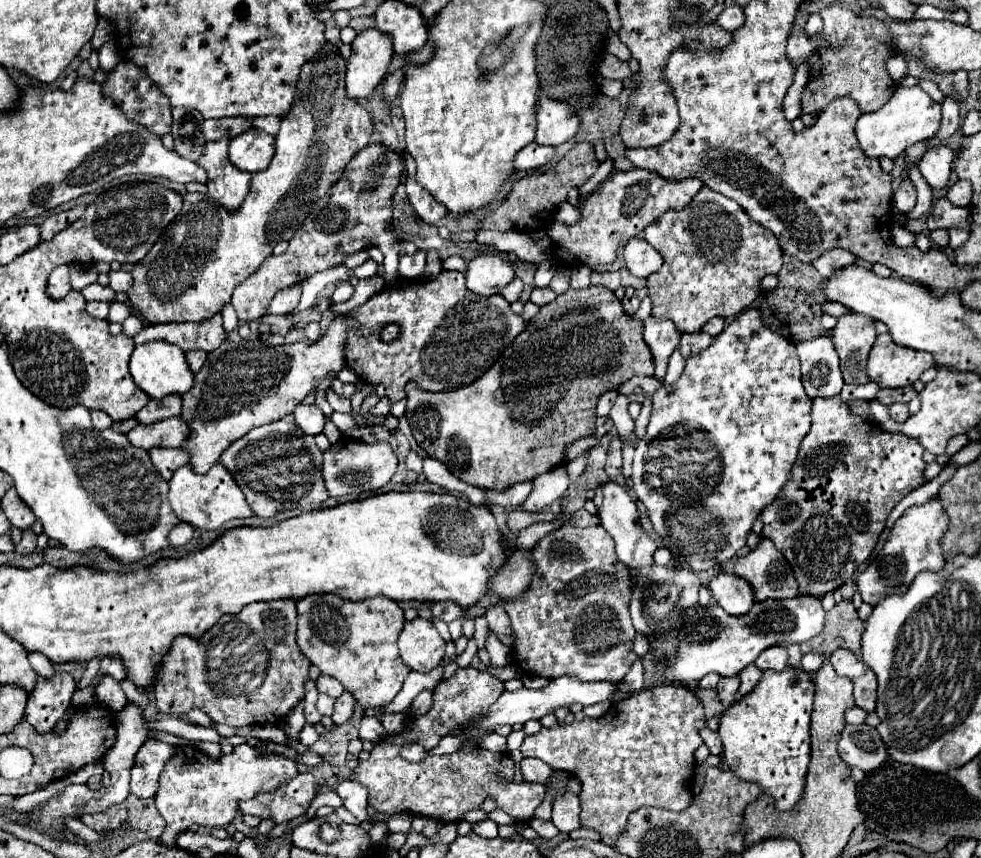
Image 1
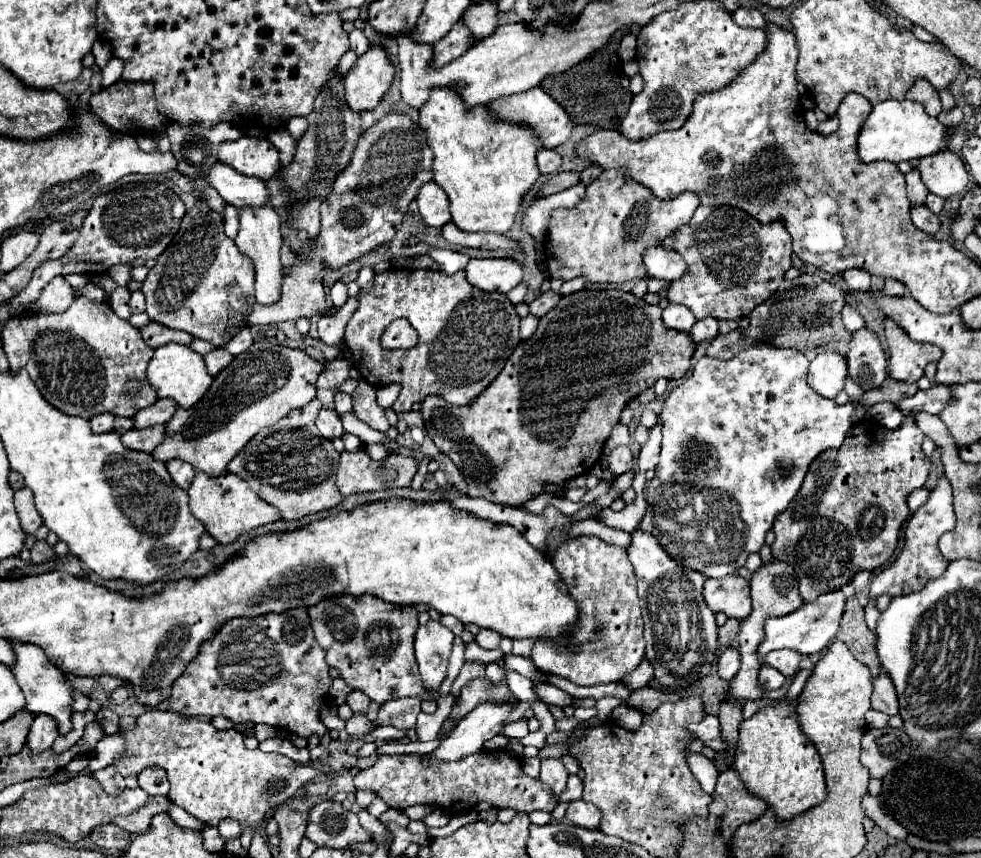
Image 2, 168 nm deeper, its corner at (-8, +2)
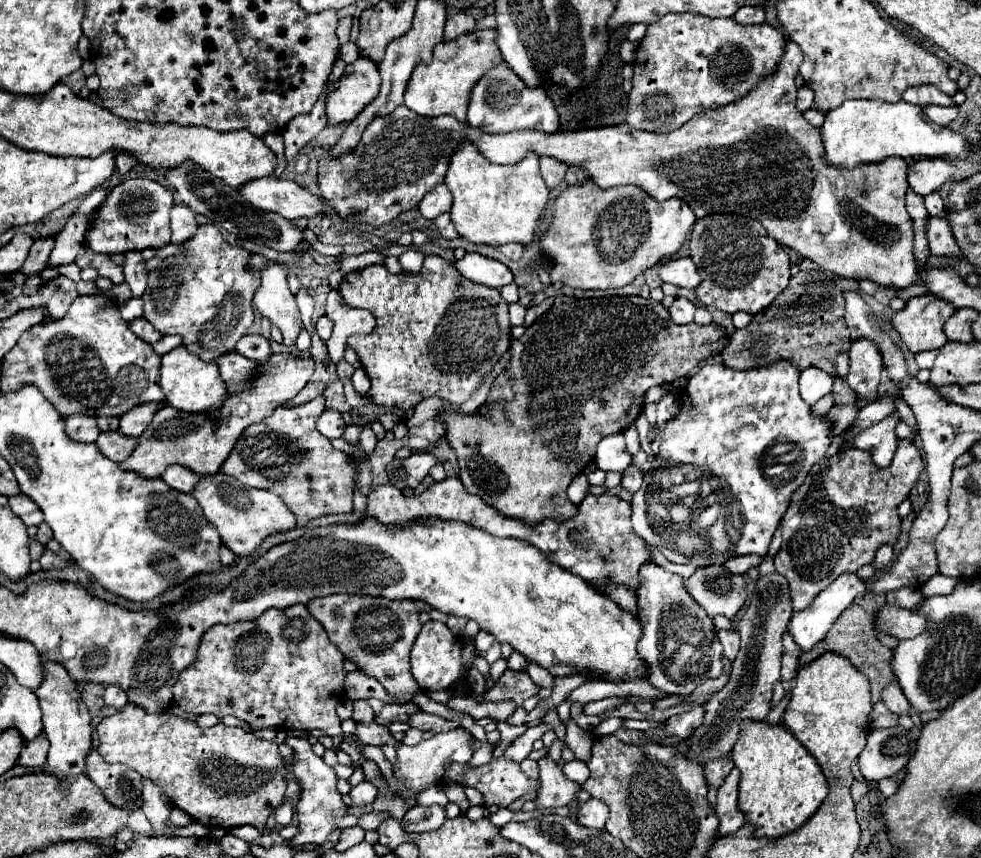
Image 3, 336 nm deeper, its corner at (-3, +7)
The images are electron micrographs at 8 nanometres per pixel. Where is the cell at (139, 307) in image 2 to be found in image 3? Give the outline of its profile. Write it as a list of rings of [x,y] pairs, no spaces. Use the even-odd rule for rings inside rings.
[[[141,251],[125,253],[123,274],[127,285],[133,291],[133,297],[141,297],[147,287],[147,269],[145,269],[145,259],[141,257]]]

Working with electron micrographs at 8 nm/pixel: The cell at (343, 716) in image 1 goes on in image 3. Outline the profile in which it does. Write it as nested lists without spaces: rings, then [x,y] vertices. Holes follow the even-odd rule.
[[[357,723],[357,733],[355,733],[355,737],[357,737],[363,745],[375,745],[375,747],[389,745],[389,743],[393,743],[393,747],[399,745],[399,743],[395,741],[395,737],[389,733],[389,727],[387,727],[387,725],[379,725],[379,723],[371,723],[371,725]]]

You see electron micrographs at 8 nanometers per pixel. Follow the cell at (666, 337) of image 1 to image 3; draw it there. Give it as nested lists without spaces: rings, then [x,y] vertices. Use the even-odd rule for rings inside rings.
[[[677,297],[675,303],[669,307],[669,313],[671,313],[671,319],[673,319],[677,325],[687,325],[687,323],[693,321],[695,305],[693,305],[689,299]]]

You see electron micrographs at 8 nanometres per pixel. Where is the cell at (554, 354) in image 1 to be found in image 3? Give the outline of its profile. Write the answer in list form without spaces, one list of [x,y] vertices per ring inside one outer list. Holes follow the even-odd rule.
[[[631,295],[631,297],[609,297],[609,299],[555,297],[553,307],[545,315],[541,315],[541,319],[537,319],[529,329],[525,329],[521,339],[513,341],[511,363],[495,379],[495,385],[489,391],[489,399],[487,399],[483,411],[481,413],[469,413],[469,415],[443,411],[439,415],[447,423],[447,441],[451,443],[451,447],[457,453],[461,483],[465,485],[465,489],[471,495],[481,497],[489,507],[495,507],[501,515],[513,517],[513,519],[521,519],[521,521],[525,521],[529,525],[541,523],[543,519],[557,519],[559,523],[561,523],[561,519],[571,519],[573,515],[577,515],[577,505],[569,501],[567,487],[571,485],[573,477],[583,473],[583,469],[589,463],[593,463],[593,455],[595,455],[597,443],[603,437],[607,437],[611,433],[625,431],[627,427],[631,427],[635,423],[635,419],[643,411],[643,399],[645,399],[645,393],[647,393],[649,387],[671,383],[677,377],[689,375],[701,361],[709,359],[711,355],[717,355],[717,351],[721,351],[721,347],[725,347],[727,341],[729,341],[729,333],[725,331],[723,325],[717,325],[717,323],[709,323],[709,325],[697,325],[697,323],[675,325],[669,319],[669,311],[661,303],[657,303],[653,299],[643,299],[643,297],[637,297],[637,295]]]

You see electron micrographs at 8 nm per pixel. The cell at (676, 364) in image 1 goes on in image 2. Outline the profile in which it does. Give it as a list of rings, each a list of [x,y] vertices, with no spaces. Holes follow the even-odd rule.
[[[704,318],[704,320],[698,320],[694,324],[694,328],[690,330],[690,338],[694,344],[700,344],[704,340],[710,340],[718,334],[718,320],[716,318]]]

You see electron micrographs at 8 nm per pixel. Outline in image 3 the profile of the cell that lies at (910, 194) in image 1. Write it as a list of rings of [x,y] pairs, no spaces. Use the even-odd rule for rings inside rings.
[[[929,217],[927,237],[929,237],[929,249],[931,249],[931,255],[963,259],[961,249],[957,247],[957,243],[955,243],[955,239],[953,239],[953,233],[951,233],[951,227],[949,227],[947,219]]]

